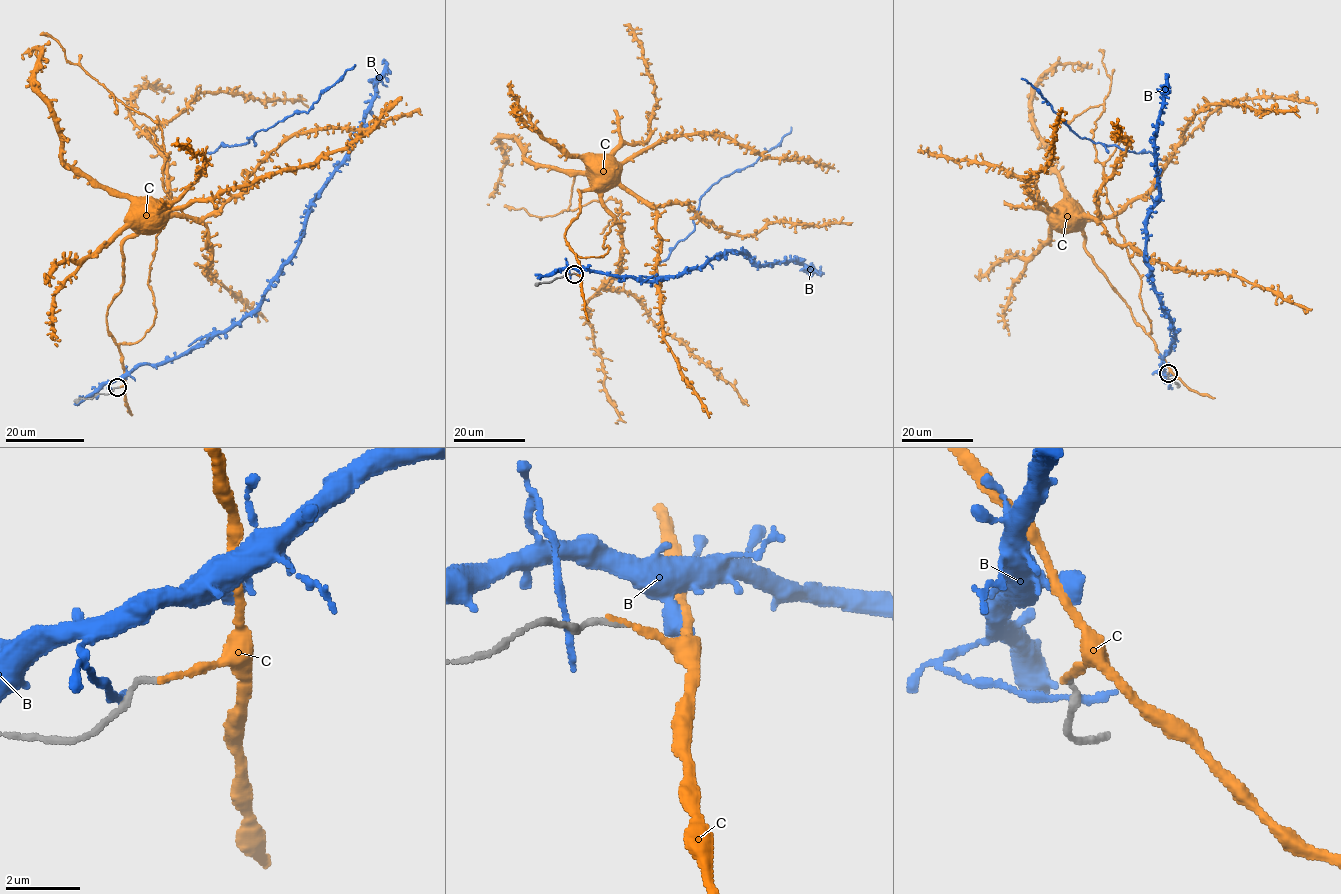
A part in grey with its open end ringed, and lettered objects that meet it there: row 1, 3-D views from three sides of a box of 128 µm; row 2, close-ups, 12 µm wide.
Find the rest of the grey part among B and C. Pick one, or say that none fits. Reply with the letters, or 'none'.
C

